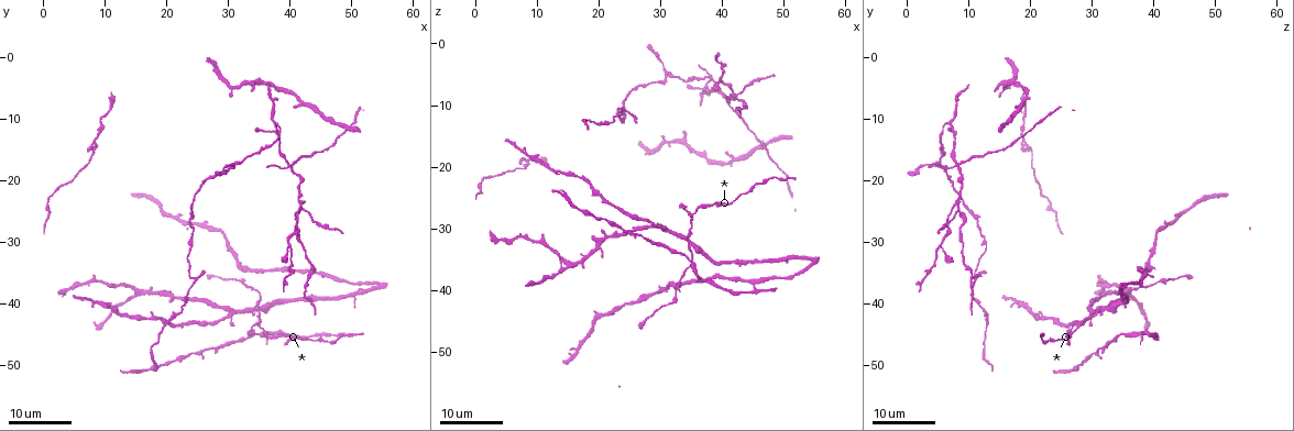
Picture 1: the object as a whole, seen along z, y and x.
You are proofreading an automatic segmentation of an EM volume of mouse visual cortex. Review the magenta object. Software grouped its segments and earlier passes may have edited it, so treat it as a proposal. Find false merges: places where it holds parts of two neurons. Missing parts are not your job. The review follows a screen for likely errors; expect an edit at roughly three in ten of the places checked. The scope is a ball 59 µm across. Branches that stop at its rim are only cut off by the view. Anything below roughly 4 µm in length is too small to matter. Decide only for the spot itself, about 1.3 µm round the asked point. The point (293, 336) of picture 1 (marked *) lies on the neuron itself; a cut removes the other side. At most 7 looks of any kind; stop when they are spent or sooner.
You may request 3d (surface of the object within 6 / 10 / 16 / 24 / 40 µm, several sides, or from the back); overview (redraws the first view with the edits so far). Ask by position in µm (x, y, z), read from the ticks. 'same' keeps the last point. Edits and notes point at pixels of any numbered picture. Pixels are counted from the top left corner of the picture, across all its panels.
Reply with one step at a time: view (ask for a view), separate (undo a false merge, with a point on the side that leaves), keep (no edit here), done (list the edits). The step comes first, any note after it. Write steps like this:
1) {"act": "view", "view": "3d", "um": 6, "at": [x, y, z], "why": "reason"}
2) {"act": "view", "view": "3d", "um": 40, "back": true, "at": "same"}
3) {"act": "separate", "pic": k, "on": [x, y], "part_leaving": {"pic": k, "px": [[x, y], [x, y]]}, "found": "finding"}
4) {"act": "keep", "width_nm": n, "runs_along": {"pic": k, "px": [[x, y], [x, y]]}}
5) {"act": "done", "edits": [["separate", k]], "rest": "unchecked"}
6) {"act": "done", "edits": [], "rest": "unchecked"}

{"act": "view", "view": "3d", "um": 24, "at": [35.0, 40.5, 33.0], "why": "three arms meet"}

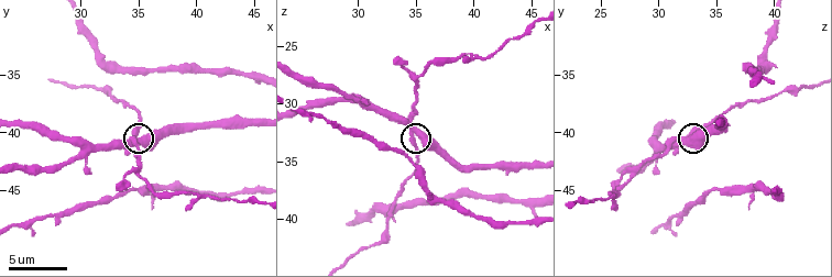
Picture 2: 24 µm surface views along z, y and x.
{"act": "view", "view": "3d", "um": 6, "at": [35.0, 40.4, 32.6], "why": "closer look"}

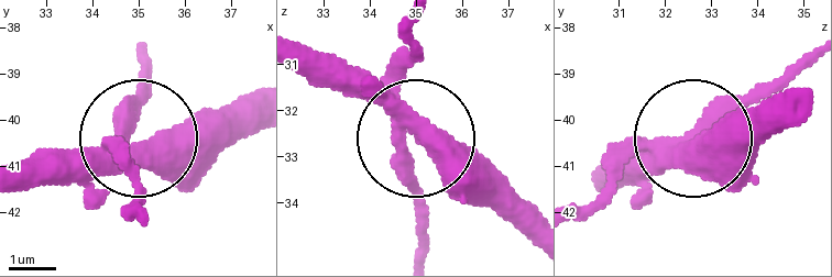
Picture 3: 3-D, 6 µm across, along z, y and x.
{"act": "keep", "side_arm_um": 19, "arms": 3, "found": "one neuron here"}

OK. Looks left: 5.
{"act": "view", "view": "3d", "um": 24, "at": [24.0, 29.0, 12.0]}

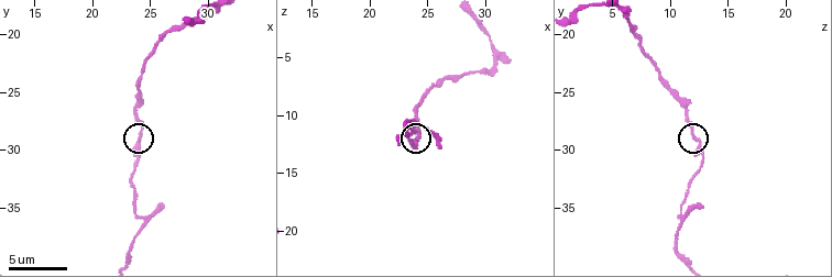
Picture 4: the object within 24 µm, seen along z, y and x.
{"act": "view", "view": "3d", "um": 6, "at": [24.0, 29.0, 12.2], "why": "zoom in"}

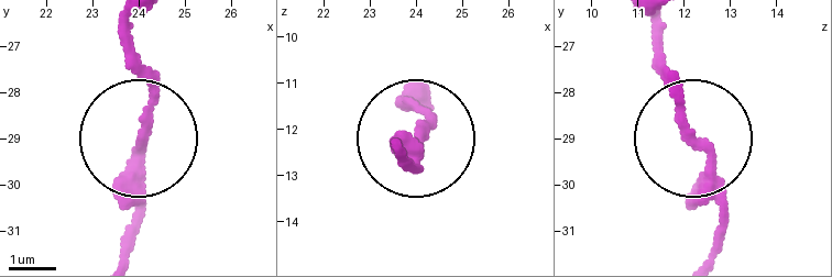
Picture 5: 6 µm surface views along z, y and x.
{"act": "separate", "pic": 5, "on": [404, 151], "part_leaving": {"pic": 5, "px": [[129, 198], [129, 253]]}, "found": "two neurons meet here"}

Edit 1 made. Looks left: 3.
{"act": "view", "view": "overview", "why": "see it whole again"}

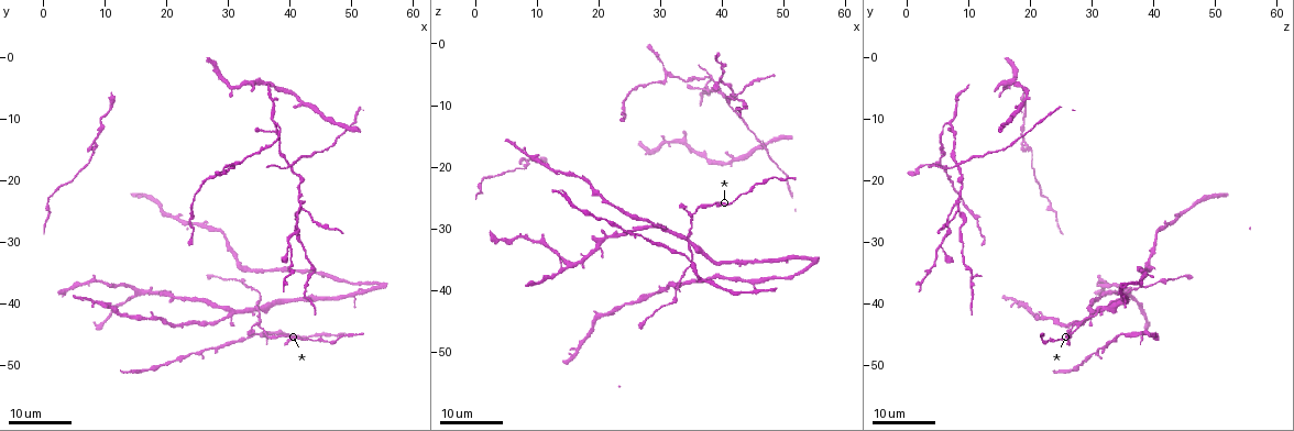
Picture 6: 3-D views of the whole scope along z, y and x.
{"act": "view", "view": "3d", "um": 16, "at": [41.5, 24.0, 7.5], "why": "four or more arms meet"}

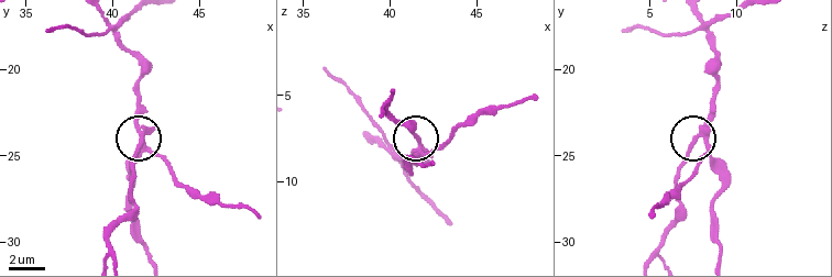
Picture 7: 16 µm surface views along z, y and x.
{"act": "view", "view": "3d", "um": 6, "at": [41.6, 24.0, 7.5]}

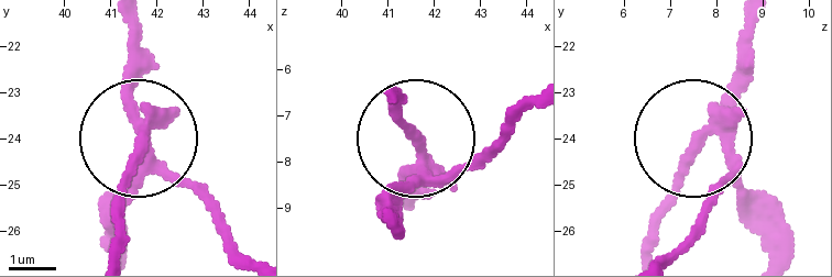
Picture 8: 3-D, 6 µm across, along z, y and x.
{"act": "separate", "pic": 8, "on": [123, 174], "arms": 4, "part_leaving": {"pic": 8, "px": [[144, 121], [120, 247]]}, "found": "a second neuron is stuck on"}

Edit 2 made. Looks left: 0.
{"act": "done", "edits": [["separate", 5], ["separate", 8]], "rest": "unchecked"}

